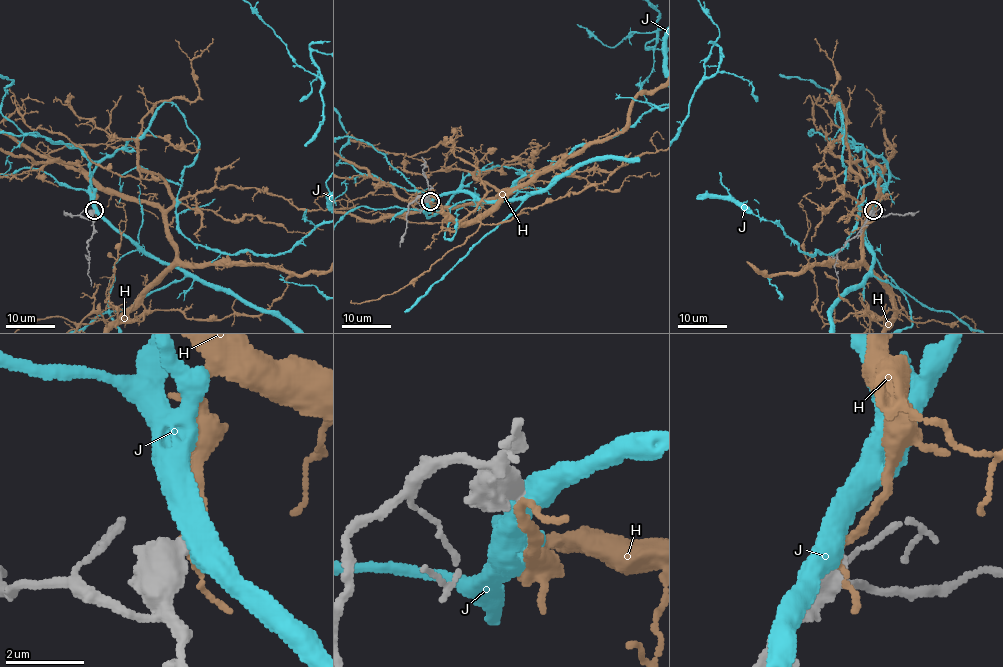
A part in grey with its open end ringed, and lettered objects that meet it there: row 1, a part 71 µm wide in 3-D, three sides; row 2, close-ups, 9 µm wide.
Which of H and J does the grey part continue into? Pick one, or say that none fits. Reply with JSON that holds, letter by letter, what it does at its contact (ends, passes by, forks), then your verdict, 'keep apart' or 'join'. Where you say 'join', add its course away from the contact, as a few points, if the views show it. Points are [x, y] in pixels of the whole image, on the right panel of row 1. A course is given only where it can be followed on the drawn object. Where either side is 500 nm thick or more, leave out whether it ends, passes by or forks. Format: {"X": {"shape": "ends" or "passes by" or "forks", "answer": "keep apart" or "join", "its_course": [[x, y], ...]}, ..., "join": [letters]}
{"H": {"shape": "passes by", "answer": "join"}, "J": {"answer": "keep apart"}, "join": ["H"]}

